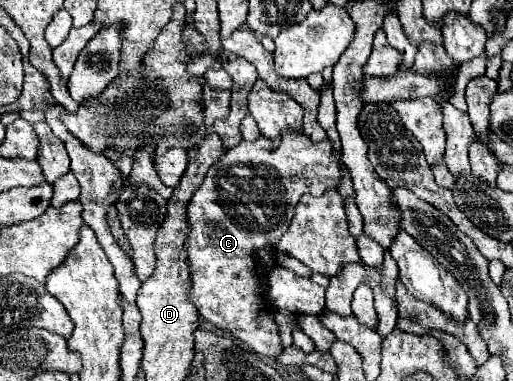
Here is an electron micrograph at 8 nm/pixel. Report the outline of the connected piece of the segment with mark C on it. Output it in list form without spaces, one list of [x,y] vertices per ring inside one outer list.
[[[285,133],[277,151],[269,149],[269,139],[259,137],[257,141],[241,141],[231,147],[205,175],[205,181],[193,195],[187,217],[191,223],[189,241],[185,251],[189,253],[191,267],[191,301],[197,305],[199,315],[213,323],[215,327],[233,333],[239,341],[251,347],[255,353],[277,359],[283,351],[279,329],[273,319],[273,307],[267,297],[267,273],[259,259],[259,251],[265,247],[275,249],[279,237],[287,231],[295,205],[299,199],[309,193],[313,197],[323,195],[329,189],[339,189],[341,185],[341,159],[335,157],[331,141],[313,143],[303,133]]]

